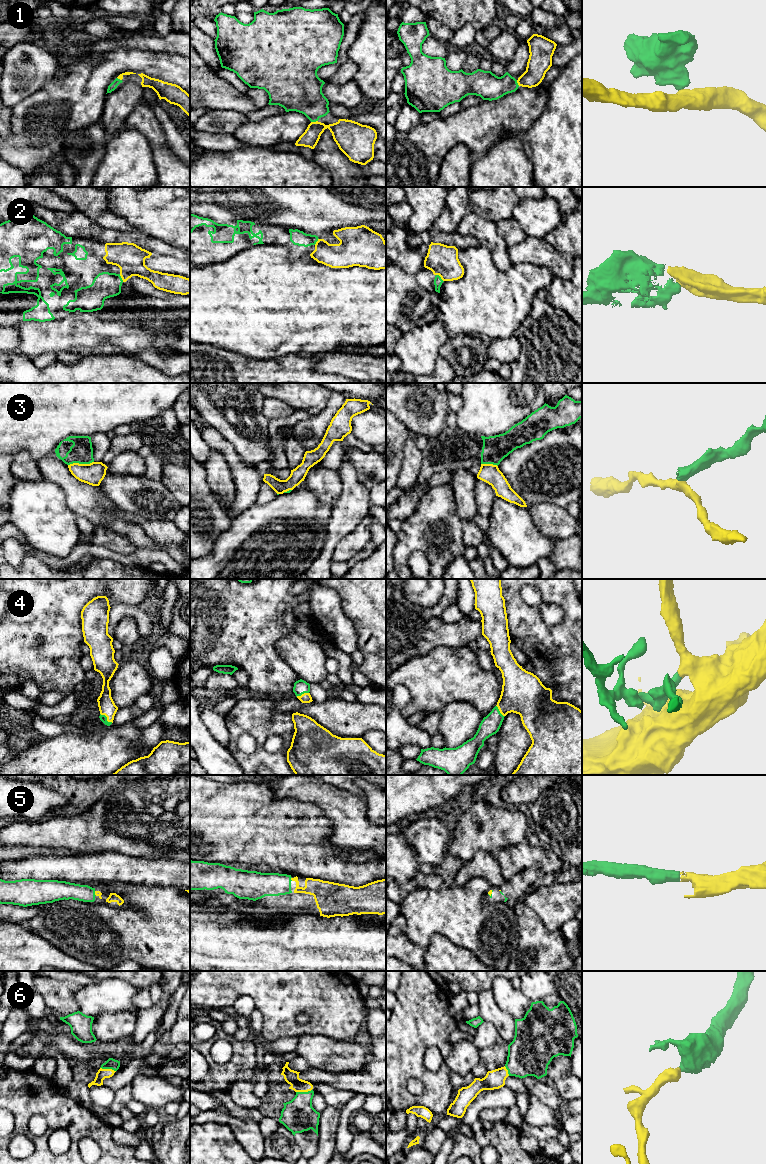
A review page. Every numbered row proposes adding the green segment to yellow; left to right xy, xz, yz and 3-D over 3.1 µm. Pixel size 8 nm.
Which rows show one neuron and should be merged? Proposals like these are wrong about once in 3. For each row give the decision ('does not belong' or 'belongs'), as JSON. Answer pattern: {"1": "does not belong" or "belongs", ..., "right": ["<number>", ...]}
{"1": "belongs", "2": "belongs", "3": "does not belong", "4": "belongs", "5": "belongs", "6": "belongs", "right": ["1", "2", "4", "5", "6"]}

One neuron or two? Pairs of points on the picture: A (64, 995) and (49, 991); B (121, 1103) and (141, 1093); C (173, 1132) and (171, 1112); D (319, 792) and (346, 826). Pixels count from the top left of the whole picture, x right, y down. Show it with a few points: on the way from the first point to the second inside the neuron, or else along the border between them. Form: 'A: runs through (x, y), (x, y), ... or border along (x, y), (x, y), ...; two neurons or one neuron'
A: runs through (60, 995), (53, 993); one neuron
B: border along (130, 1084), (132, 1098); two neurons
C: border along (174, 1117), (167, 1119); two neurons
D: runs through (327, 800), (345, 818); one neuron

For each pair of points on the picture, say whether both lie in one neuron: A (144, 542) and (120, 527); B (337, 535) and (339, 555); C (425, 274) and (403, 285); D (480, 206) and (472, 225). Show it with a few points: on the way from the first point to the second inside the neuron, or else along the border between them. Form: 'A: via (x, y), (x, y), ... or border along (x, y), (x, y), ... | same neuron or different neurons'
A: via (138, 538), (126, 528) | same neuron
B: border along (356, 526), (336, 544), (331, 561) | different neurons
C: via (420, 279), (408, 283) | same neuron
D: border along (472, 211), (496, 224) | different neurons

